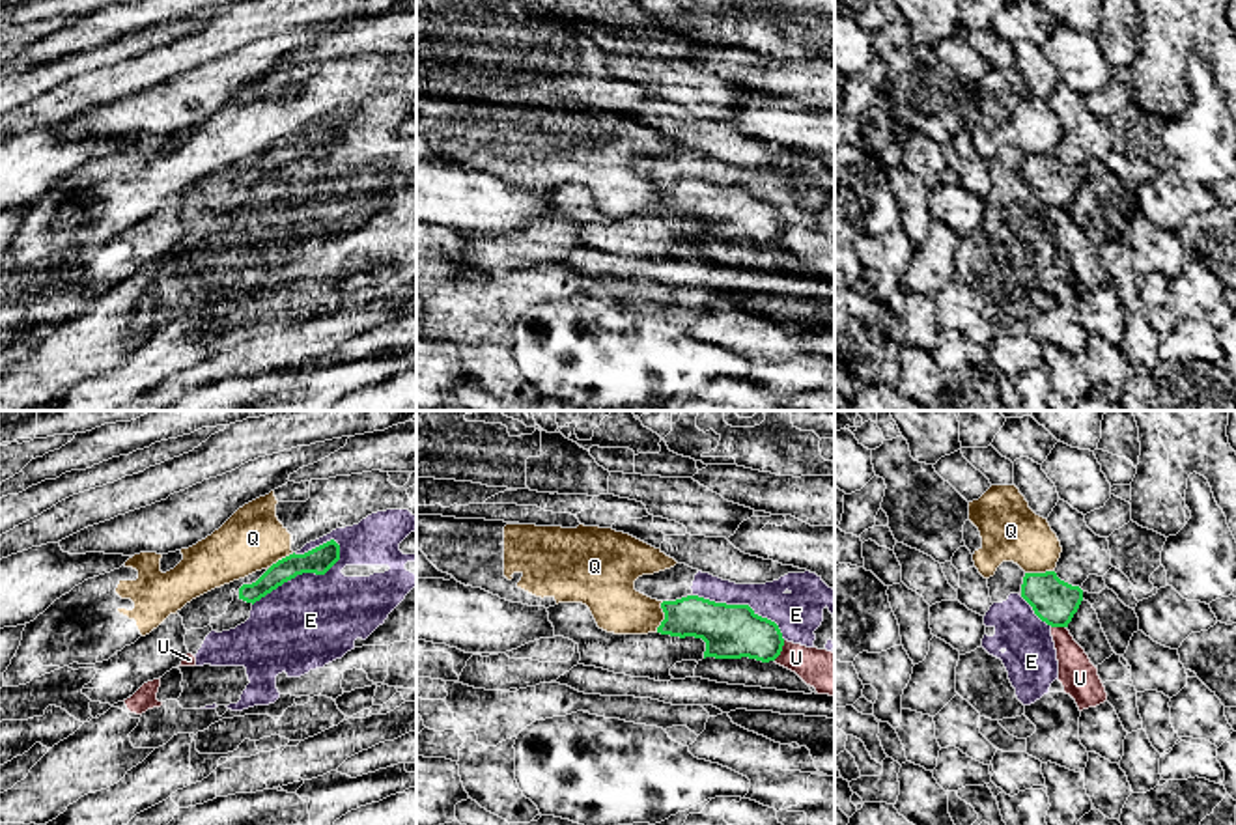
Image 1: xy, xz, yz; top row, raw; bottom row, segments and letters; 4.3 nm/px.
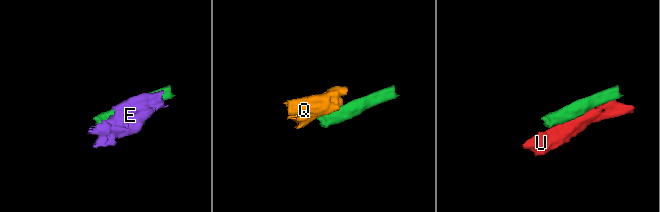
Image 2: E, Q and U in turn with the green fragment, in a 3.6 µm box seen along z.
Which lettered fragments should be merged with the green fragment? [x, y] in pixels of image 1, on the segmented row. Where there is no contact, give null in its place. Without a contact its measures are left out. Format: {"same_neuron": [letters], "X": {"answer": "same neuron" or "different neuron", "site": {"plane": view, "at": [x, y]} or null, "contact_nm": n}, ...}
{"same_neuron": [], "E": {"answer": "different neuron", "site": {"plane": "xy", "at": [301, 573]}, "contact_nm": 460}, "Q": {"answer": "different neuron", "site": {"plane": "xz", "at": [665, 616]}, "contact_nm": 140}, "U": {"answer": "different neuron", "site": {"plane": "xz", "at": [781, 650]}, "contact_nm": 100}}

